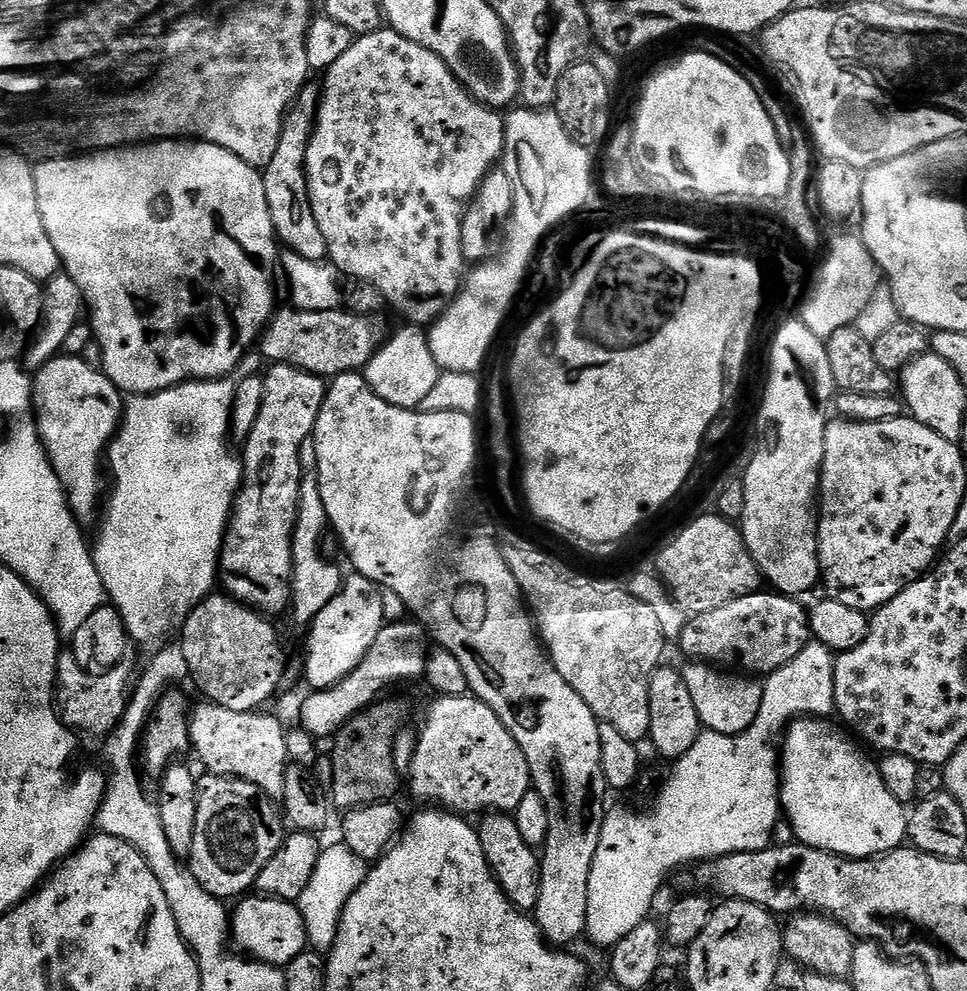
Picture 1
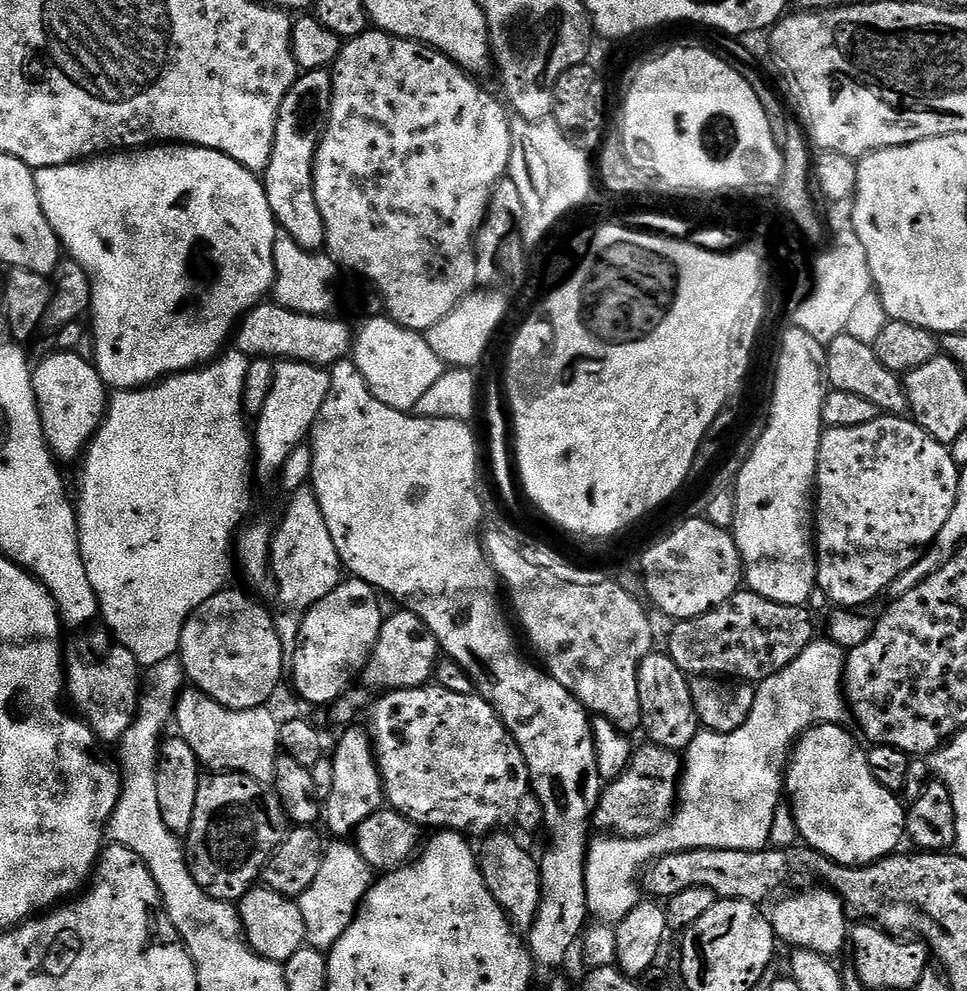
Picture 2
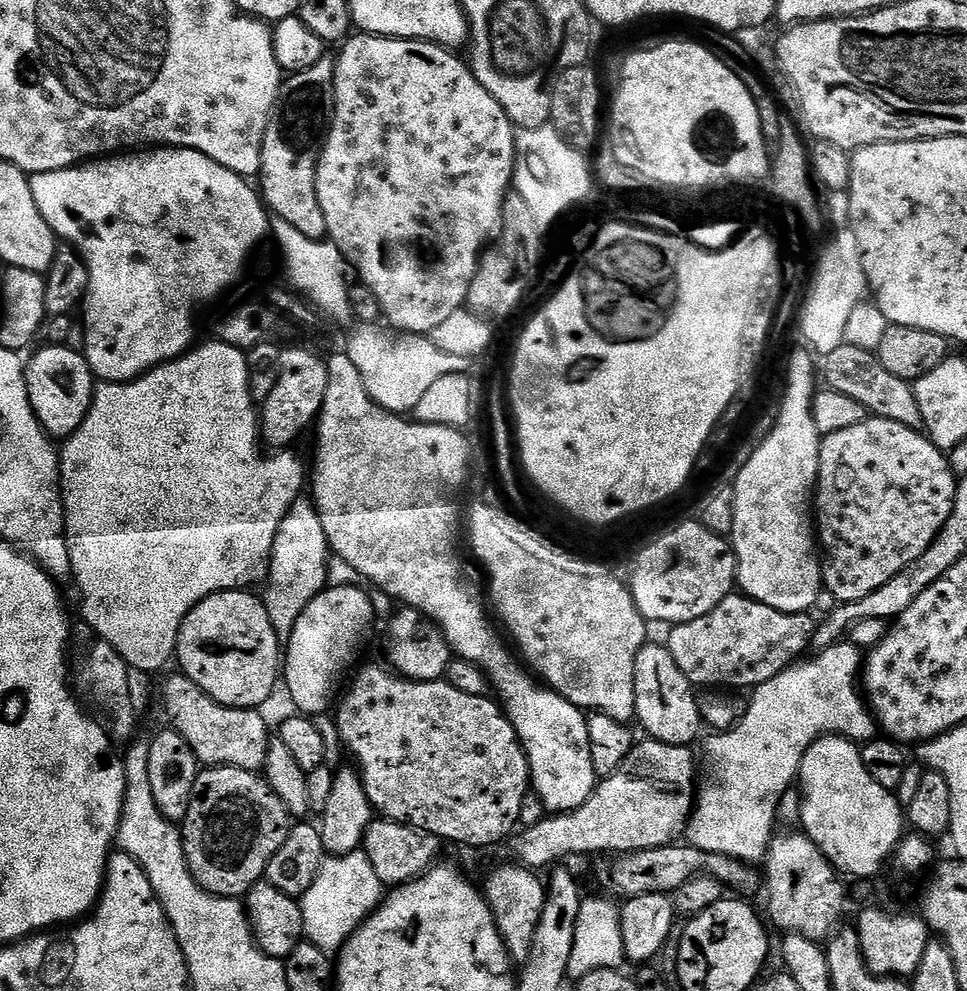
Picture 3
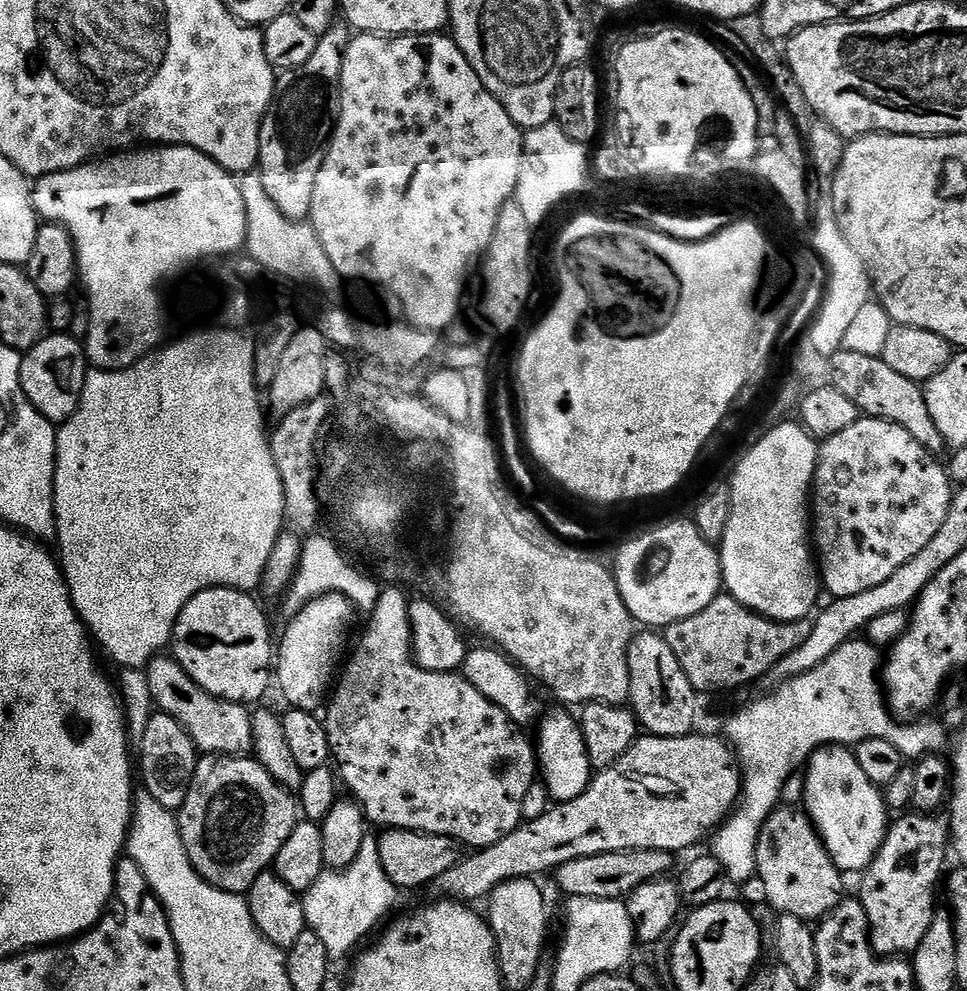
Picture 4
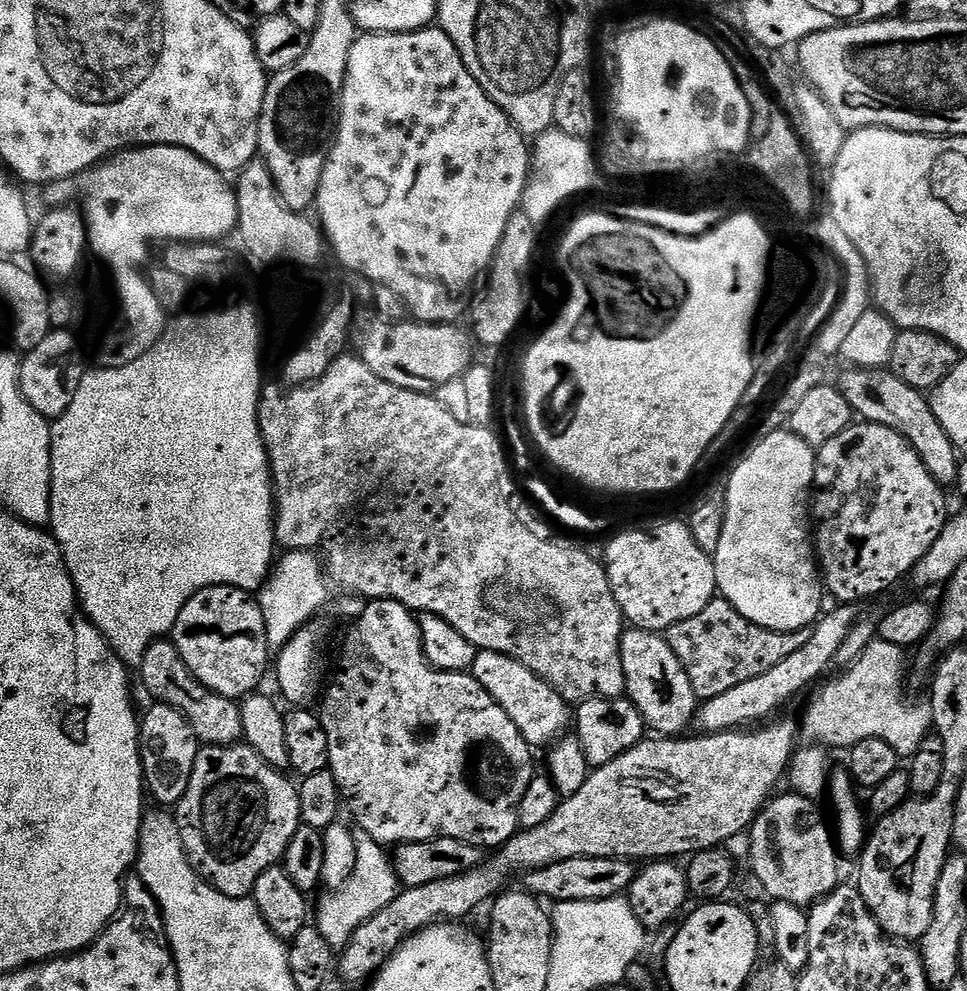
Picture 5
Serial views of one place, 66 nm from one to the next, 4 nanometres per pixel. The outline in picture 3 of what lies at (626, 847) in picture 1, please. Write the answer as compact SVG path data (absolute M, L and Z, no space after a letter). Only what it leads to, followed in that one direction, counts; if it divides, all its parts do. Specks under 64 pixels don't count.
M841 642L830 646L823 647L815 653L816 657L813 660L809 658L801 659L799 662L790 665L786 670L782 670L782 674L778 674L774 678L770 678L770 682L760 684L751 693L752 701L747 701L744 717L738 721L735 728L729 728L728 731L719 734L712 734L708 741L705 739L704 756L702 752L702 764L708 770L708 773L703 773L702 783L699 785L698 791L694 796L694 807L692 817L688 819L688 827L686 829L686 840L691 847L698 850L706 850L714 854L726 854L730 858L738 858L745 862L760 862L768 855L768 846L772 842L774 829L777 827L778 821L776 811L780 805L782 794L786 794L797 783L800 767L802 766L802 758L806 754L806 750L814 743L815 740L820 740L824 736L845 736L848 740L857 742L867 742L877 739L878 725L876 719L872 716L872 709L868 707L865 697L862 695L861 685L858 683L858 677L862 672L862 652L861 649L854 647L850 642Z

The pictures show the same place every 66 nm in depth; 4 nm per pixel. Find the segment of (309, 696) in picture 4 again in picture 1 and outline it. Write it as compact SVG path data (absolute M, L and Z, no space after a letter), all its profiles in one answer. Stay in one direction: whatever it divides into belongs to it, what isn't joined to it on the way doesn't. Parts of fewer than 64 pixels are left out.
M345 575L339 593L318 612L309 624L304 654L304 674L313 691L328 689L349 676L369 652L385 626L382 590L364 575Z

